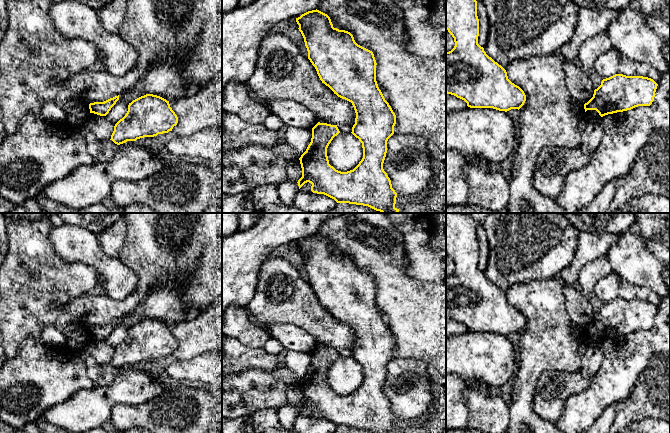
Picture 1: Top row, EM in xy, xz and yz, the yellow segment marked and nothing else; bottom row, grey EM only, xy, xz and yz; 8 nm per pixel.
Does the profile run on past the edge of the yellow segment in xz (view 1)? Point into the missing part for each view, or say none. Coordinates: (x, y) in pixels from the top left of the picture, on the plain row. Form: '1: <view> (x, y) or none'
1: none

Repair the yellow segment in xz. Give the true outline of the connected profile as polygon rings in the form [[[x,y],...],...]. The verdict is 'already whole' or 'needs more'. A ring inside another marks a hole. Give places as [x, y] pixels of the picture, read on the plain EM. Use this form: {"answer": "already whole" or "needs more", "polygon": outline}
{"answer": "already whole", "polygon": [[[317,233],[302,238],[296,242],[296,246],[304,262],[308,283],[322,307],[338,321],[352,327],[356,342],[351,357],[359,363],[363,372],[363,382],[353,394],[336,394],[329,388],[327,372],[340,355],[337,349],[318,346],[312,352],[310,368],[299,382],[302,392],[302,401],[297,406],[299,413],[309,406],[313,417],[324,418],[337,427],[363,429],[372,433],[397,433],[397,417],[383,393],[387,365],[394,358],[396,339],[378,311],[377,287],[373,276],[358,269],[350,256],[334,252],[330,241]]]}

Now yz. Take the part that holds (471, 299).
{"answer": "already whole", "polygon": [[[446,213],[446,253],[455,266],[454,272],[446,276],[446,317],[464,324],[470,332],[493,332],[505,336],[511,333],[519,334],[526,325],[524,315],[508,303],[506,294],[489,281],[478,268],[477,225],[472,217],[463,213]]]}

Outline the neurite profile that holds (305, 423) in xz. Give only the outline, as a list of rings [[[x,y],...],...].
[[[305,407],[297,416],[293,430],[298,433],[335,433],[337,426],[324,419],[317,418],[311,415],[312,408]]]

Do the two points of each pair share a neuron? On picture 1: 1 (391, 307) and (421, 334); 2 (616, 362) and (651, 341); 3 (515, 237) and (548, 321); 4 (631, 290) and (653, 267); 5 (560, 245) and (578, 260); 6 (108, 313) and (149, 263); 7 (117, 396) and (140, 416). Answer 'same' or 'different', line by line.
1: same
2: same
3: different
4: different
5: different
6: same
7: different

